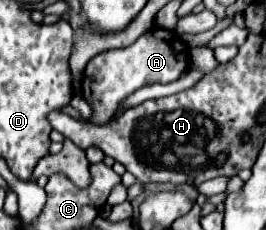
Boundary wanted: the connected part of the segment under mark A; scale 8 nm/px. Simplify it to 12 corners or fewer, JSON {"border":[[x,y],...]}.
{"border":[[160,27],[96,55],[82,77],[88,121],[108,123],[144,85],[188,69],[178,35]]}

